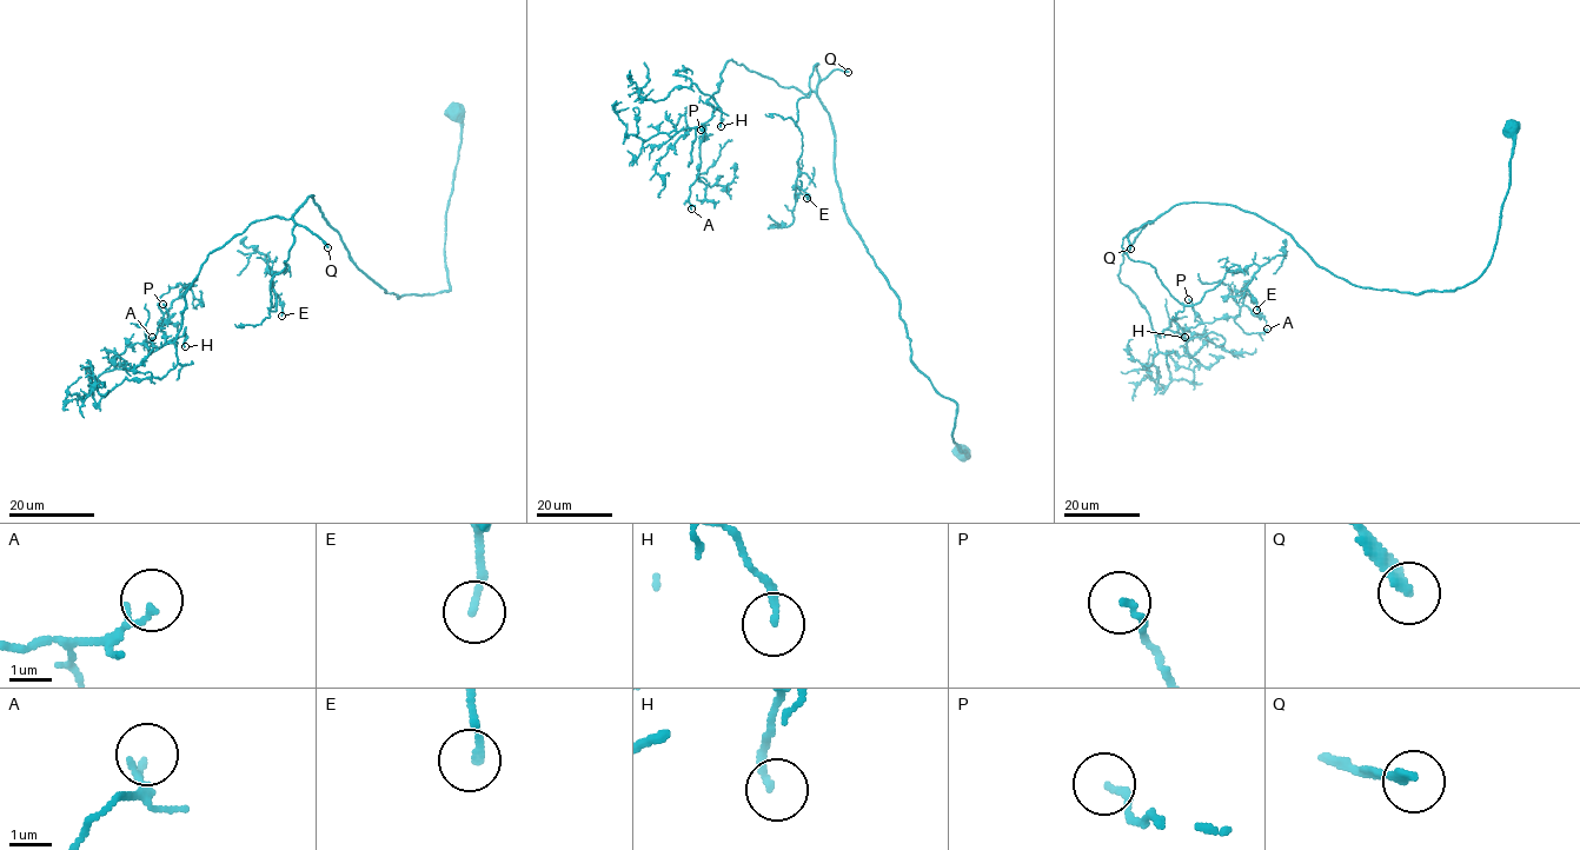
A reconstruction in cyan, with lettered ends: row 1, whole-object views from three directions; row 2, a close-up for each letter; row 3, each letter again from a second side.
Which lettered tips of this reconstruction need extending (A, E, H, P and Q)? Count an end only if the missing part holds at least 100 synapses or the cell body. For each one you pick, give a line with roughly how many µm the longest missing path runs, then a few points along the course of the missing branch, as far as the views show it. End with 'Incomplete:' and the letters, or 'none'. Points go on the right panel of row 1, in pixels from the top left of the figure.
Q: 80 µm | (1130, 248), (1132, 260), (1168, 316), (1188, 320), (1201, 289), (1253, 271), (1269, 254), (1275, 240), (1269, 226)
Incomplete: Q

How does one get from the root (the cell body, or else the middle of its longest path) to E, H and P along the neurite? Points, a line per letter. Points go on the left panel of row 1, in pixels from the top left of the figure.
E: (456, 112), (450, 289), (386, 293), (312, 196), (270, 284), (276, 310), (267, 264), (281, 316)
H: (456, 112), (449, 290), (386, 293), (312, 196), (208, 254), (170, 342), (186, 327), (185, 346)
P: (456, 112), (449, 290), (386, 293), (312, 196), (289, 219), (256, 220), (208, 254), (172, 343), (163, 304)

